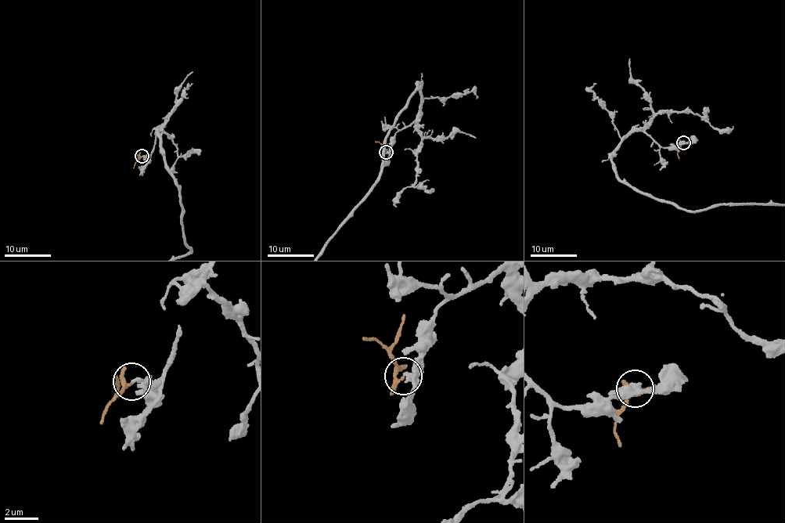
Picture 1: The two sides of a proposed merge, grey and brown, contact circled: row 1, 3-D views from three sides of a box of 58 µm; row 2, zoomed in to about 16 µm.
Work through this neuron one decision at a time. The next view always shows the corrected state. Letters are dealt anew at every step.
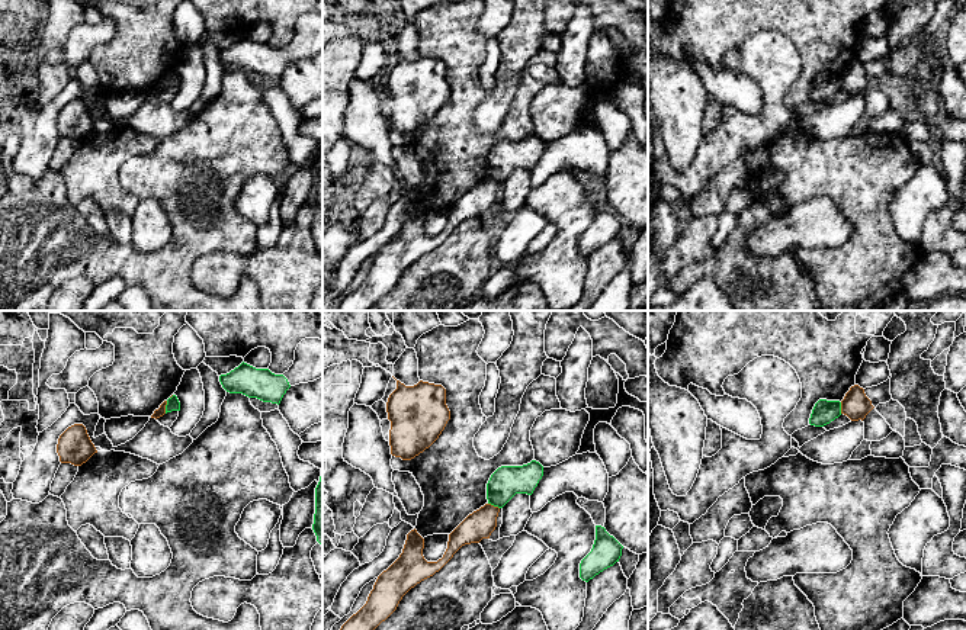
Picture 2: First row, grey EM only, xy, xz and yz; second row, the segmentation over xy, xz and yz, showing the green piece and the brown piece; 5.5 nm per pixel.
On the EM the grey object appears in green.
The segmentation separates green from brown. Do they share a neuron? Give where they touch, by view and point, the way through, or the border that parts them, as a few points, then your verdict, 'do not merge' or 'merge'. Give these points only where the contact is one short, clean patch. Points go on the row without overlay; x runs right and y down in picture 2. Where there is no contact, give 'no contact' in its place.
meets green in xy at (166, 82); border along xy (167, 76), (164, 87); do not merge

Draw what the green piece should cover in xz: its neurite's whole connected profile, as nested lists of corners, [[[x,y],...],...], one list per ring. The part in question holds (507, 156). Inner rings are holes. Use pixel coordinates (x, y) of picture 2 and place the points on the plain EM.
[[[536,135],[498,142],[487,158],[488,179],[503,183],[516,168],[532,170],[542,151],[543,141]]]

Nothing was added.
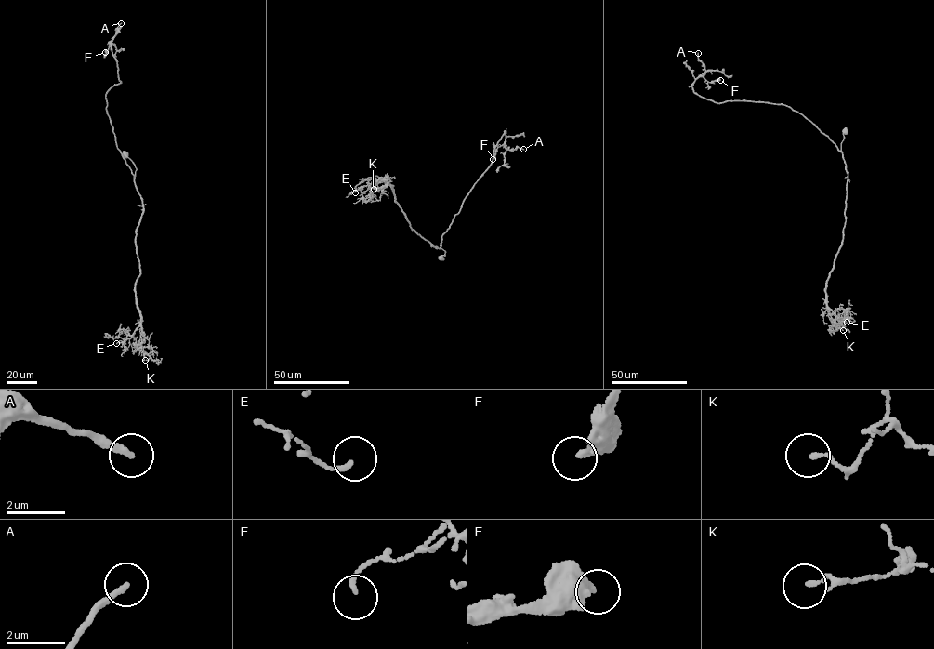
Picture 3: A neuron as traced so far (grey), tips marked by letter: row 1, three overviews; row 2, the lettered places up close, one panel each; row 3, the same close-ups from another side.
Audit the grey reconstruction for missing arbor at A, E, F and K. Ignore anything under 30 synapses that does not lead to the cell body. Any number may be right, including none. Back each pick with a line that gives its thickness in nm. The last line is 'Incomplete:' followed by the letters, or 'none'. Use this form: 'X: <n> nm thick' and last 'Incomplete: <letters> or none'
A: 200 nm thick
Incomplete: A

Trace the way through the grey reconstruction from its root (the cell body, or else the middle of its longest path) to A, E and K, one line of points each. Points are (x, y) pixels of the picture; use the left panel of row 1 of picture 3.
A: (125, 154), (136, 168), (135, 177), (117, 148), (106, 109), (106, 92), (121, 82), (109, 44), (121, 23)
E: (125, 154), (137, 169), (134, 183), (143, 205), (136, 239), (140, 318), (132, 335), (116, 343)
K: (125, 154), (137, 169), (143, 205), (135, 292), (145, 360)

